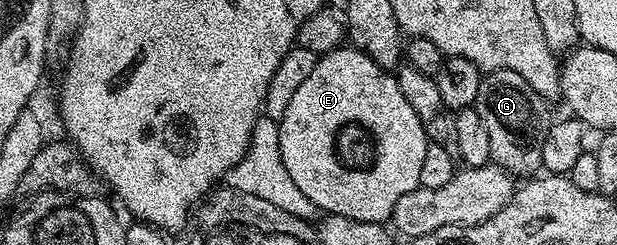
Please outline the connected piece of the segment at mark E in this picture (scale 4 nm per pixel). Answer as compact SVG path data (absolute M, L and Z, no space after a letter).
M352 47L333 49L318 56L311 75L307 75L306 81L295 91L295 96L291 98L291 103L287 103L287 111L283 111L283 119L279 123L279 151L283 155L283 167L287 167L287 175L291 175L295 187L299 187L299 191L303 191L303 195L307 195L307 199L311 199L311 203L315 203L322 214L334 213L360 221L385 223L392 218L395 203L399 203L403 195L418 189L419 170L423 167L423 155L427 155L430 144L429 136L423 131L423 123L419 123L419 115L411 108L411 103L407 103L403 91L399 91L396 76L390 70L377 66L375 59L371 59L363 51Z

